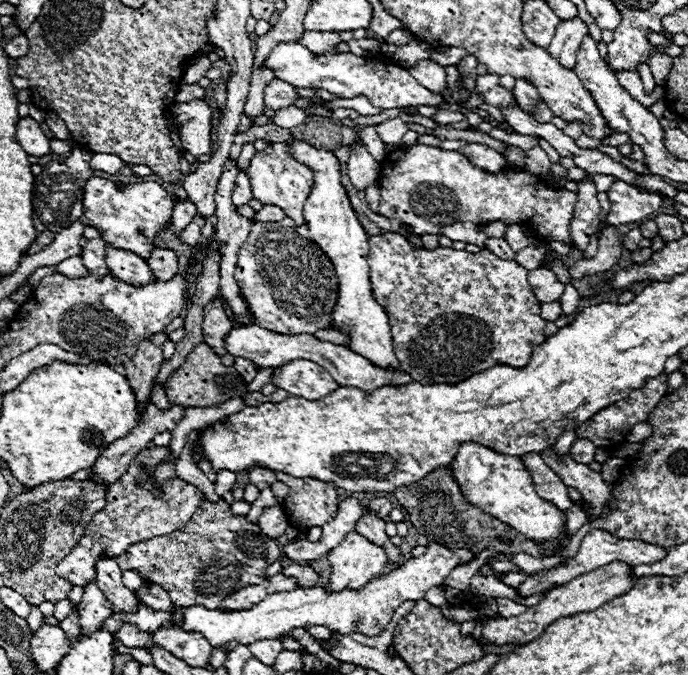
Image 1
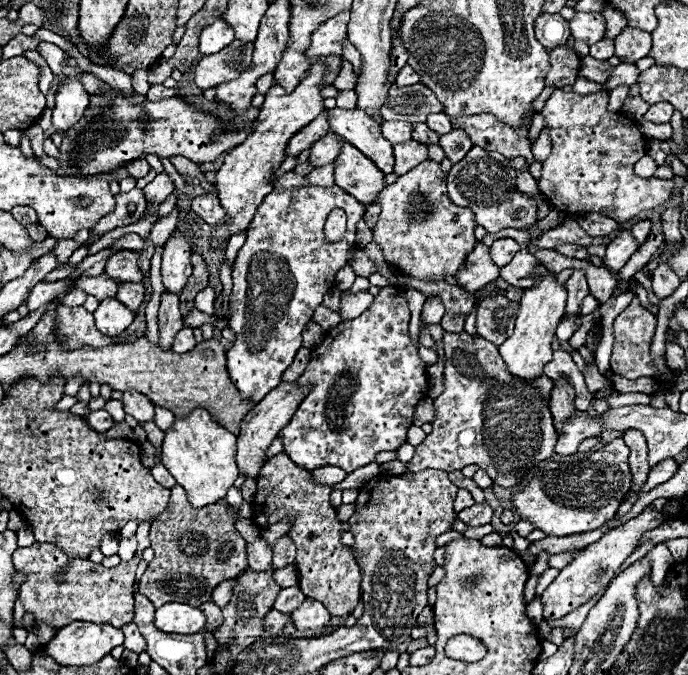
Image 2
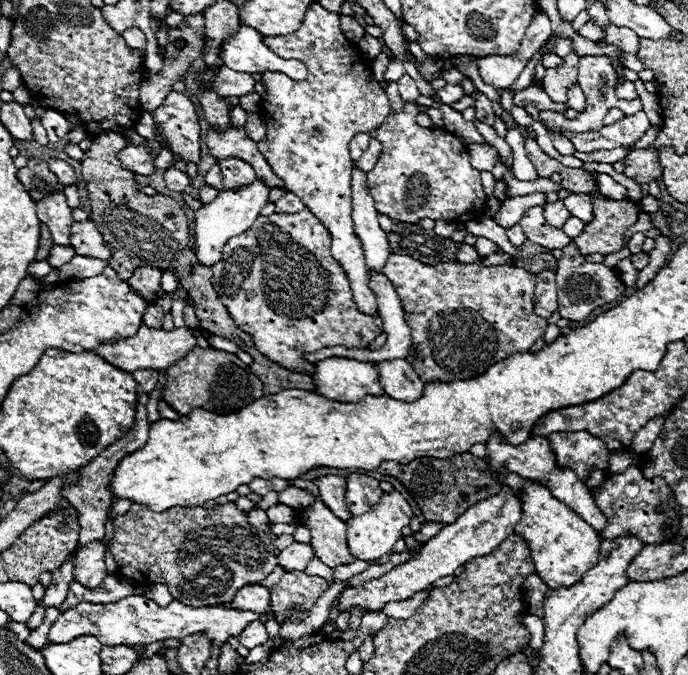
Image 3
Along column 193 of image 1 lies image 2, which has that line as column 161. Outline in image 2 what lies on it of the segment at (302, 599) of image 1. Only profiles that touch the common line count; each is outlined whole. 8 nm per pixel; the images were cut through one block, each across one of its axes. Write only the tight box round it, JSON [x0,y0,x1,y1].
[156,602,206,634]

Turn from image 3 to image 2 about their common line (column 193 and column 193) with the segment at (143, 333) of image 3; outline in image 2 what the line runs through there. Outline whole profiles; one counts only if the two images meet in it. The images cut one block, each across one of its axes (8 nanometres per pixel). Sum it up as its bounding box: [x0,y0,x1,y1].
[172,328,196,354]

